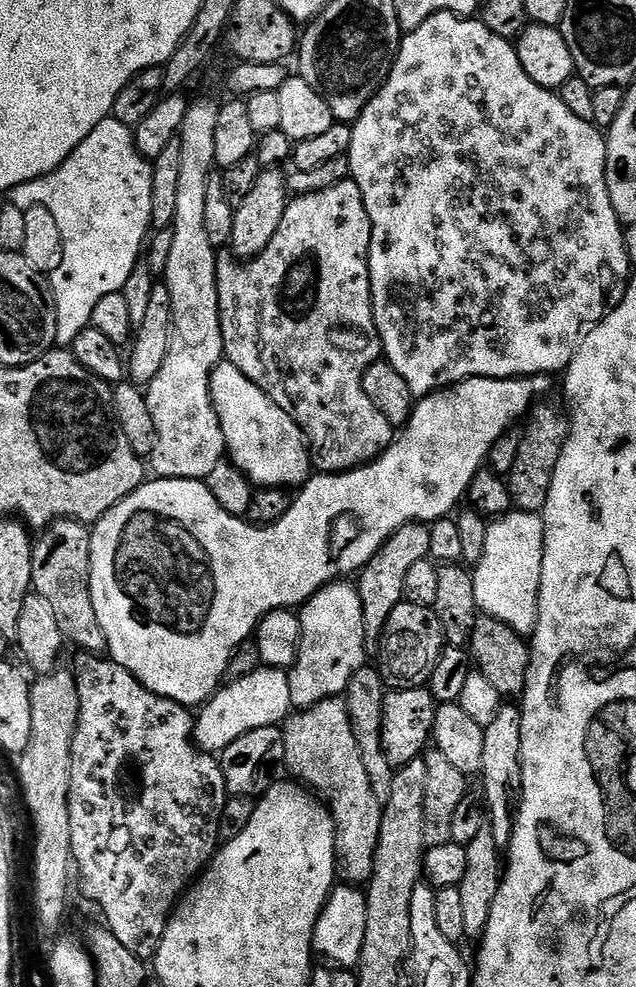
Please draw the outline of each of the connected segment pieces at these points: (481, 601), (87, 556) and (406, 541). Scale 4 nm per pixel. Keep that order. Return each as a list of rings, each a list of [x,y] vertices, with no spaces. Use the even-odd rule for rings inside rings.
[[[513,510],[493,519],[486,530],[486,550],[474,566],[474,598],[487,619],[497,620],[528,638],[538,622],[538,598],[544,561],[544,517],[539,512]]]
[[[57,520],[49,528],[39,533],[32,546],[32,586],[35,595],[46,598],[54,614],[58,614],[58,630],[62,630],[65,641],[84,654],[104,654],[108,651],[106,634],[98,614],[94,614],[94,598],[90,590],[90,570],[92,569],[92,534],[87,524],[78,520]]]
[[[407,524],[398,529],[393,536],[383,544],[370,558],[366,567],[358,573],[358,587],[362,598],[362,612],[364,614],[364,631],[369,637],[379,638],[384,634],[384,627],[394,614],[394,606],[405,603],[404,587],[406,573],[413,565],[429,559],[430,527],[427,524]]]

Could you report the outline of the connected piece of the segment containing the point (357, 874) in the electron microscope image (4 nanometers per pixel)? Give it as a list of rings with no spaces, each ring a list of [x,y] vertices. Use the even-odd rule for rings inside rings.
[[[344,698],[323,700],[312,708],[296,710],[284,721],[284,755],[283,767],[293,772],[301,785],[307,786],[326,805],[335,824],[336,859],[338,876],[350,886],[362,886],[372,879],[374,858],[377,856],[378,837],[381,834],[381,814],[383,807],[378,803],[369,774],[362,762],[354,730],[350,726],[348,701]]]

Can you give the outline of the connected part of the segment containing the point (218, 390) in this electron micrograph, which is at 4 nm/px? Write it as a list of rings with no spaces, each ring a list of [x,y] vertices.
[[[221,362],[212,372],[210,394],[220,416],[227,455],[253,485],[292,490],[308,483],[313,471],[312,462],[308,459],[308,445],[294,418],[286,414],[278,402],[254,386],[254,382],[250,382],[250,378],[246,378],[238,366],[227,362]]]

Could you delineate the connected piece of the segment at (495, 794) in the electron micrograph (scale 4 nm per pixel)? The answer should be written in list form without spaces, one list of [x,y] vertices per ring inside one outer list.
[[[505,703],[498,710],[494,722],[484,728],[482,738],[482,766],[478,780],[484,783],[483,803],[486,805],[486,828],[491,832],[496,845],[507,849],[512,842],[512,831],[516,825],[516,814],[520,806],[522,791],[522,722],[520,708],[515,703]]]

